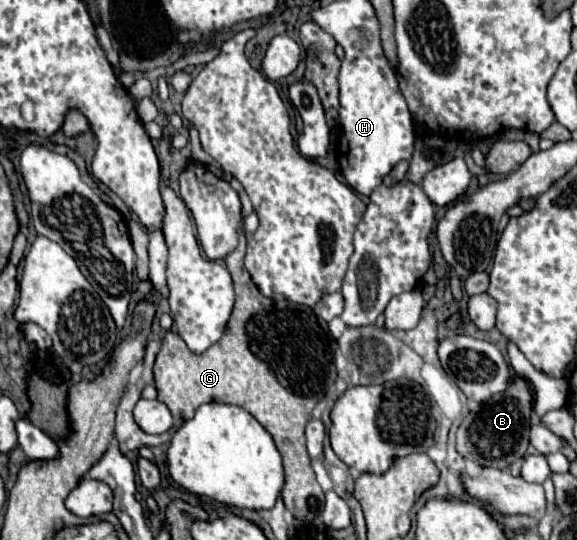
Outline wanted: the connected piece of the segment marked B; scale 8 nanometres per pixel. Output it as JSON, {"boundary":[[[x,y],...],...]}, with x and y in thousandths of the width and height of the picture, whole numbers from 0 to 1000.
{"boundary":[[[894,696],[877,726],[849,737],[832,752],[832,759],[815,763],[794,793],[790,833],[808,852],[849,867],[880,867],[898,848],[912,841],[915,804],[919,804],[919,763],[922,763],[922,726],[908,700]]]}

